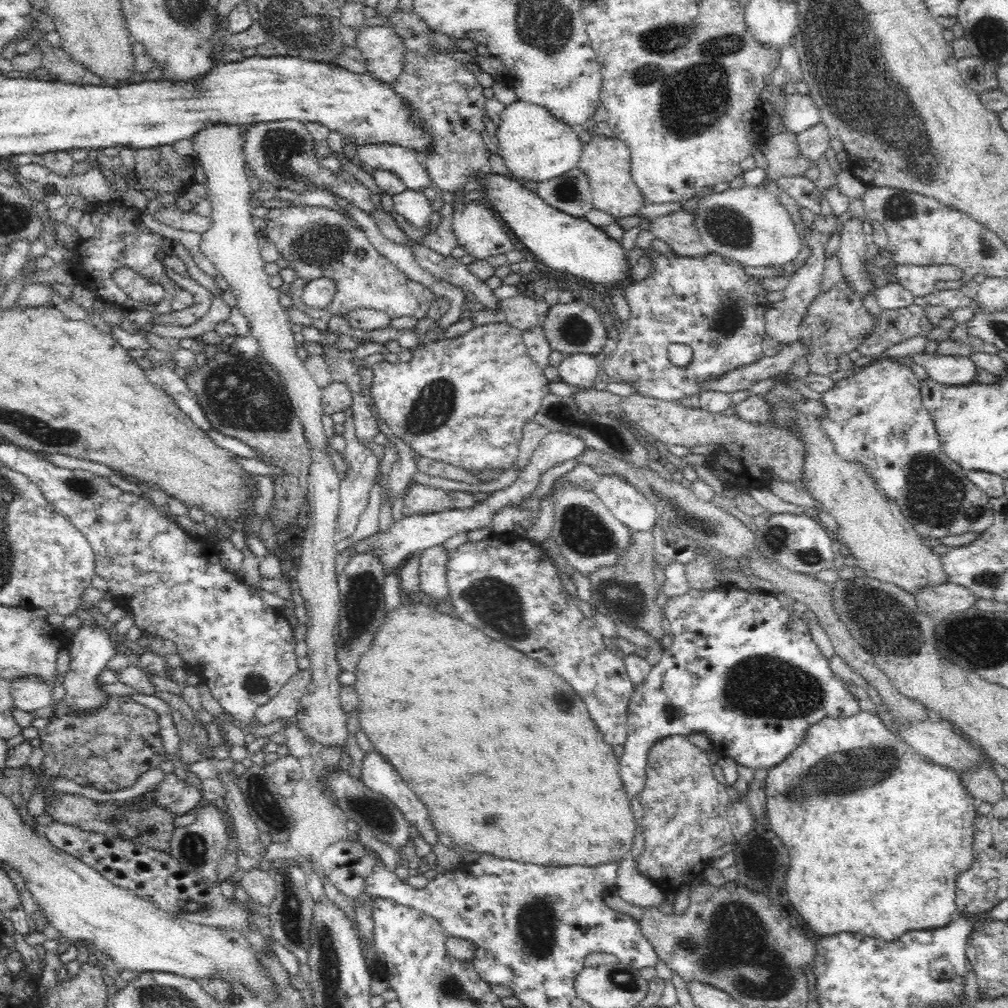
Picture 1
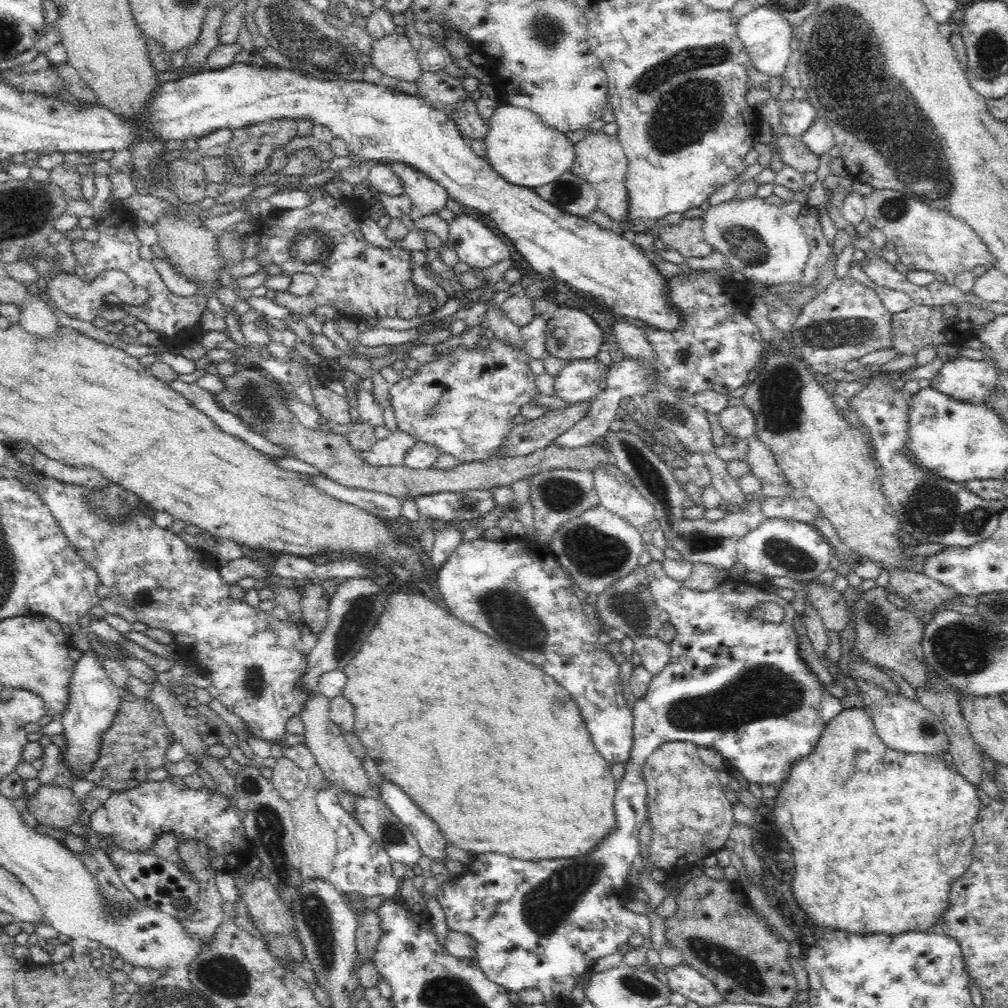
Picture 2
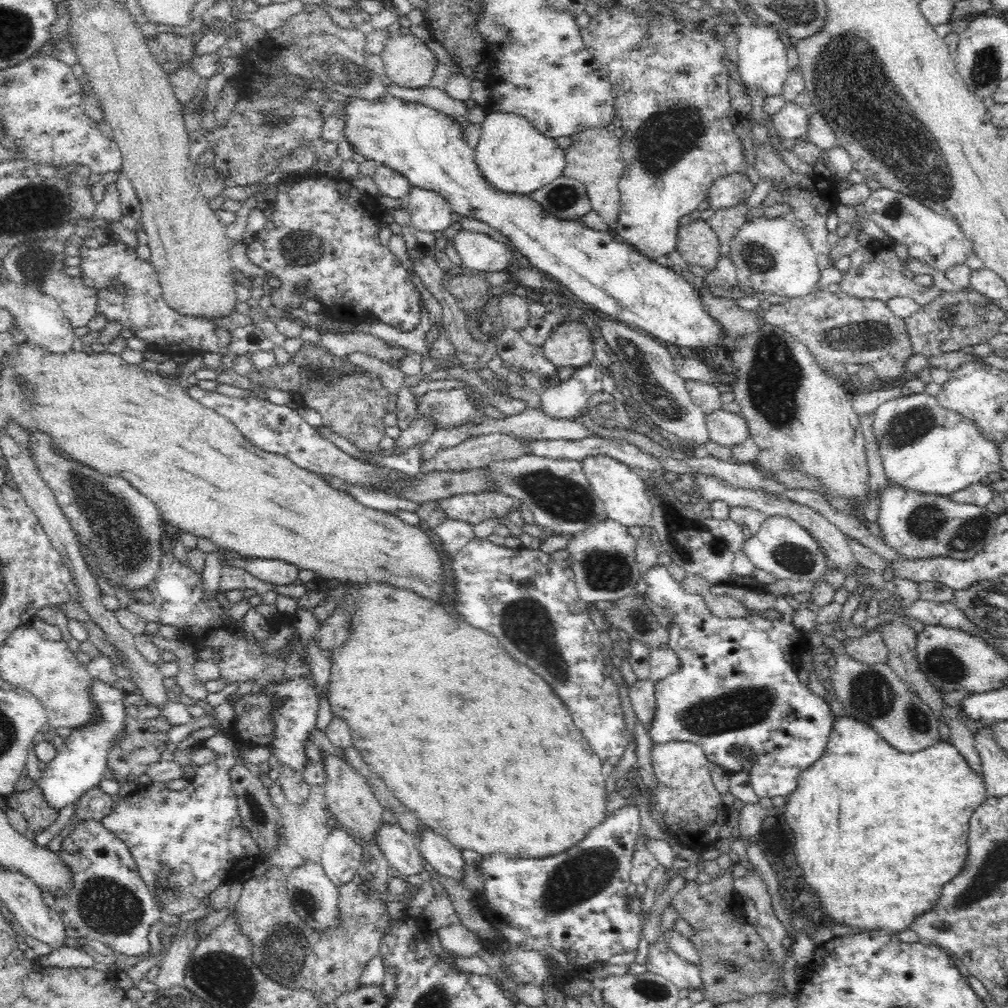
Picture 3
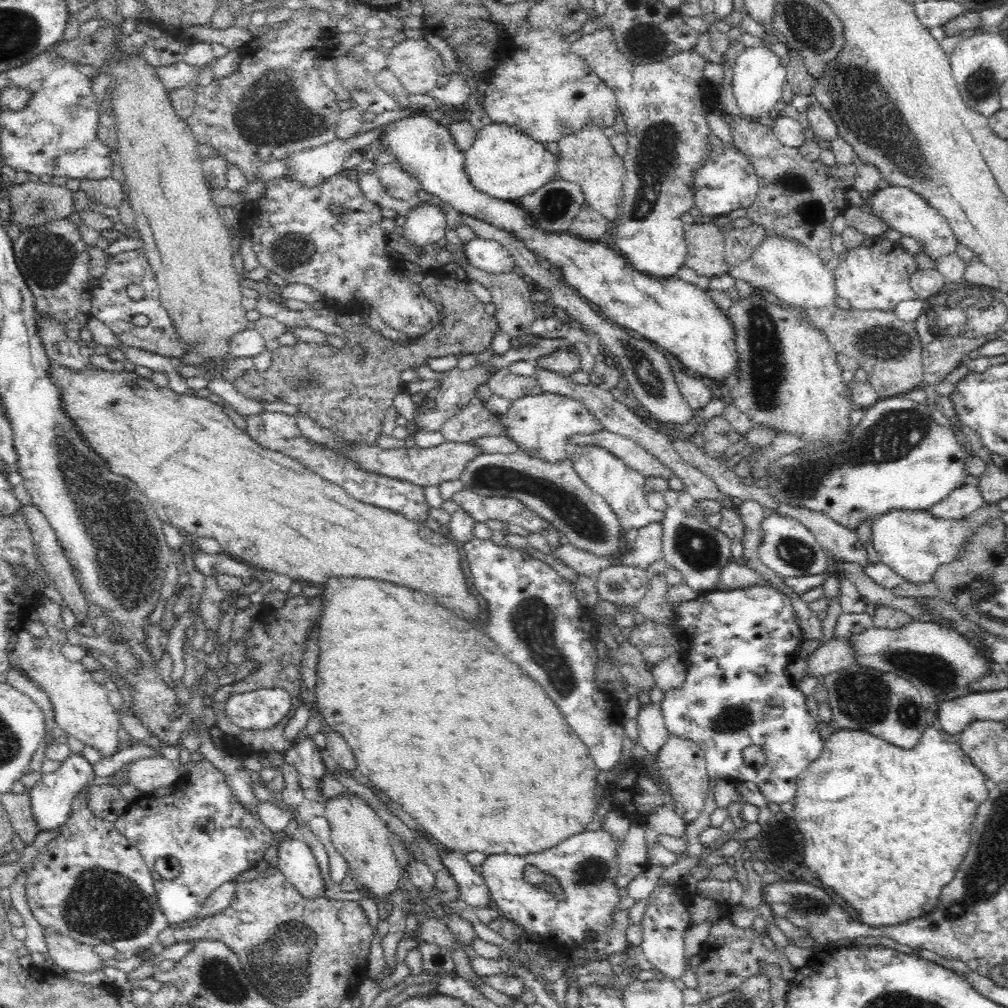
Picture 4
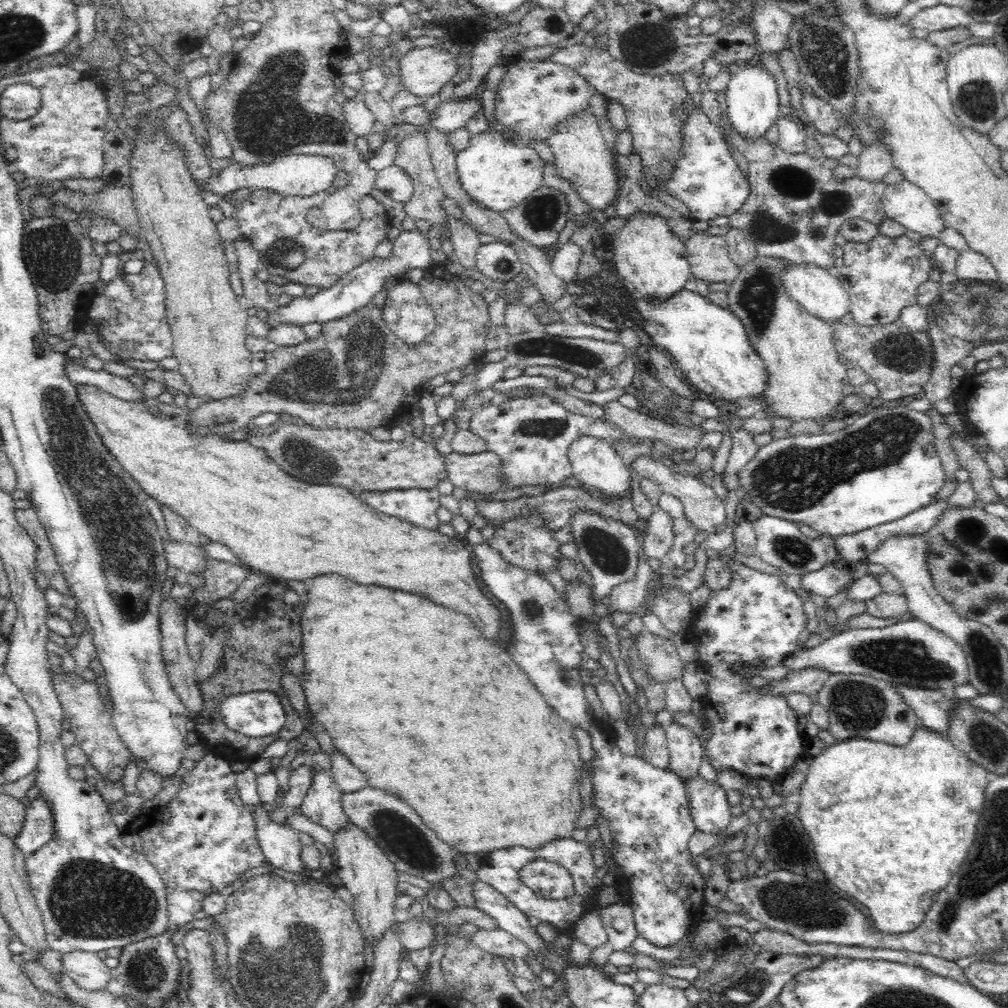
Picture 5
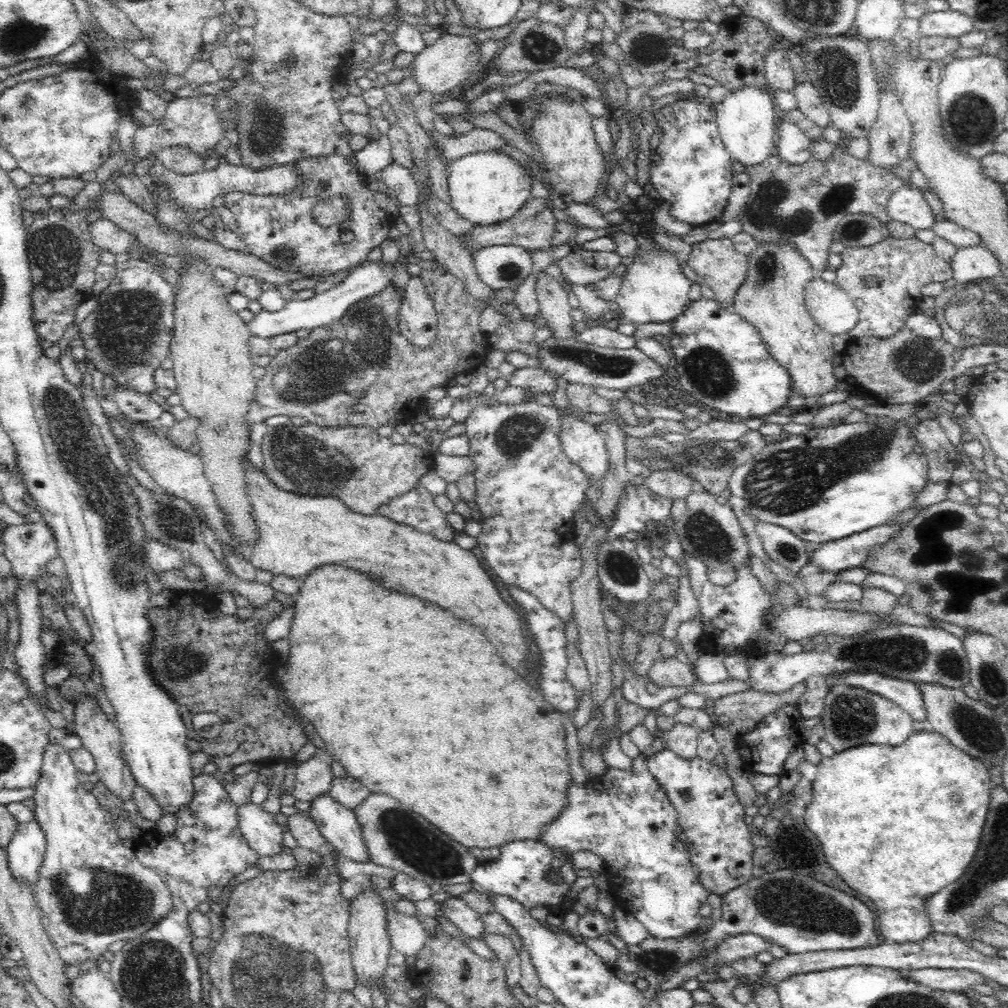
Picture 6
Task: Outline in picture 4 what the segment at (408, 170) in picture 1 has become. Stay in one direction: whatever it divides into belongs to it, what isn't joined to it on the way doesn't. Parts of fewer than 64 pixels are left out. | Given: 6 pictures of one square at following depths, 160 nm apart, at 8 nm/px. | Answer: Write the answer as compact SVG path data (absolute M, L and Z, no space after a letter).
M413 203L406 216L404 238L420 247L444 238L447 226L444 209L434 203L416 203Z

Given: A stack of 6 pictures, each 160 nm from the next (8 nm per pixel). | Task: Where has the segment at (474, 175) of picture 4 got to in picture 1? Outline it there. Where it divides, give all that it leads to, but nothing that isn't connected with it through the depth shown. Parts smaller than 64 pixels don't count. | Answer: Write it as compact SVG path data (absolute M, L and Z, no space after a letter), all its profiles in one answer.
M516 100L501 112L497 152L514 177L544 182L577 166L583 153L578 130L556 119L546 107Z

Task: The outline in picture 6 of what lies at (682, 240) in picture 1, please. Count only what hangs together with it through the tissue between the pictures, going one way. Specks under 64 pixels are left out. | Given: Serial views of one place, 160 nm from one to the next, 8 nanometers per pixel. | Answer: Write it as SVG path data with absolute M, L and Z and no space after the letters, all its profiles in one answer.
M727 238L705 239L697 244L693 244L692 251L688 258L688 266L700 277L702 283L705 283L714 292L713 299L723 308L730 309L734 304L736 292L746 280L748 274L748 257L740 254L733 245L733 242Z

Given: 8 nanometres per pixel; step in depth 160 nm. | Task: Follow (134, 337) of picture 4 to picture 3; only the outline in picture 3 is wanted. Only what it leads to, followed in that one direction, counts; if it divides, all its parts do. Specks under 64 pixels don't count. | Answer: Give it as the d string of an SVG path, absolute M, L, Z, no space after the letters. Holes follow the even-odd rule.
M114 239L107 244L100 245L98 248L90 248L82 245L79 248L80 256L80 270L82 271L81 280L88 287L92 287L99 292L99 302L97 315L103 315L106 317L107 322L118 322L122 324L124 330L133 330L138 339L142 339L148 345L153 344L154 346L164 346L162 350L167 350L167 353L172 349L172 346L177 346L176 352L172 352L172 356L178 357L182 352L190 354L190 352L200 353L216 353L227 355L228 348L231 344L231 332L226 329L218 330L218 326L215 326L214 322L209 320L189 318L188 316L180 315L174 308L170 308L164 301L163 291L160 285L157 273L150 261L144 261L138 256L133 248L126 245L122 240ZM116 279L127 288L127 292L124 295L117 293L114 288L109 288L108 283ZM191 345L194 350L187 350L187 346ZM197 347L197 350L195 350Z

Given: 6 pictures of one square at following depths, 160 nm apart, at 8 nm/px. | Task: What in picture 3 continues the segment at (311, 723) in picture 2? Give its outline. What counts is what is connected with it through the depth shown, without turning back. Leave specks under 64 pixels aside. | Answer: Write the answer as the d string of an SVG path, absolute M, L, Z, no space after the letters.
M326 754L320 764L326 772L326 784L324 786L326 808L332 812L341 828L346 829L360 845L362 844L361 838L373 840L377 844L375 838L377 830L382 826L384 808L374 797L366 778L354 770L344 757L339 758L334 754Z

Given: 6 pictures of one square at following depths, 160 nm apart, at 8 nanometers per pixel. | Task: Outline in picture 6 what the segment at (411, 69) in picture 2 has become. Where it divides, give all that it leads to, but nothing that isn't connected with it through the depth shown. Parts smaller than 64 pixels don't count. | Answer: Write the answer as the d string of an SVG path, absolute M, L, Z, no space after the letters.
M444 31L444 35L434 44L426 45L411 63L414 67L412 78L417 82L419 91L428 91L436 94L448 92L448 90L462 84L477 71L477 62L480 58L480 45L476 43L473 34L470 36L450 35Z

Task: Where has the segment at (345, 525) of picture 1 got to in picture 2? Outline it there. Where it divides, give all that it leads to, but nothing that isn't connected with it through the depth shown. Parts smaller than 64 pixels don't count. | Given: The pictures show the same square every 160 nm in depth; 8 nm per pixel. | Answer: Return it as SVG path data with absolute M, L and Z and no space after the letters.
M398 429L386 439L376 441L370 450L358 451L357 454L370 466L402 464L404 455L414 446L416 441L413 436Z

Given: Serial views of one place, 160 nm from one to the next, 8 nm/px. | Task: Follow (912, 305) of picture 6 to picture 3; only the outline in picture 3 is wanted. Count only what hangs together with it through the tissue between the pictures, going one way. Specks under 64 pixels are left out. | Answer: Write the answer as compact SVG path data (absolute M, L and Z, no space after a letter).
M878 240L870 243L866 248L858 247L850 256L852 264L844 273L840 289L848 296L860 298L861 300L880 300L888 302L892 298L907 297L914 300L920 307L933 302L945 291L936 285L926 288L915 284L910 278L906 278L901 272L903 261L893 250L886 249L885 245Z

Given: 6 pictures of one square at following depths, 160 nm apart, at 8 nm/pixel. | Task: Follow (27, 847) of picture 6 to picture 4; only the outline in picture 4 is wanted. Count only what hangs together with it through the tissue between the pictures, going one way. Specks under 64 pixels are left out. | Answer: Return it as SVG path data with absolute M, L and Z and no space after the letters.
M74 752L62 762L58 770L42 776L41 780L28 792L34 819L37 820L39 830L41 830L40 834L50 832L67 822L76 796L84 787L93 784L95 778L93 764L88 762L83 755L80 756Z

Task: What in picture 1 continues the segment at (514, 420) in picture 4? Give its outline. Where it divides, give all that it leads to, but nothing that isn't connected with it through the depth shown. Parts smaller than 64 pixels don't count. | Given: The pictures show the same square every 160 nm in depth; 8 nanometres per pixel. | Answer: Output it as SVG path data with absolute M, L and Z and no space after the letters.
M576 353L564 356L558 366L560 380L570 386L581 387L588 390L594 382L598 381L598 360L594 355Z

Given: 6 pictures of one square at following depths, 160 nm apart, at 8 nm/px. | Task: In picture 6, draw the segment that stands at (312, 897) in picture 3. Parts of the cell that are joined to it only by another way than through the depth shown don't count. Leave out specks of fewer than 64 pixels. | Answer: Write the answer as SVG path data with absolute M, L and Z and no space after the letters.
M253 803L240 806L237 814L242 835L259 856L274 856L287 851L282 844L286 828L275 822L275 816Z

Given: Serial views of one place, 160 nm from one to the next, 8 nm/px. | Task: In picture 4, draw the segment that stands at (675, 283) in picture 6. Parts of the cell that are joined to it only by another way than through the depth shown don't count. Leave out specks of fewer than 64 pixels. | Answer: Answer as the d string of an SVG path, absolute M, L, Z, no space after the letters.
M612 27L582 34L570 48L614 91L618 113L625 120L627 151L622 160L625 177L614 232L615 248L636 272L655 278L672 278L685 265L687 253L686 226L680 216L689 212L694 205L694 172L708 160L712 152L710 140L715 136L706 121L706 114L717 107L716 87L708 83L703 74L706 62L713 57L706 58L695 49L688 49L678 51L660 62L636 64L618 49Z

